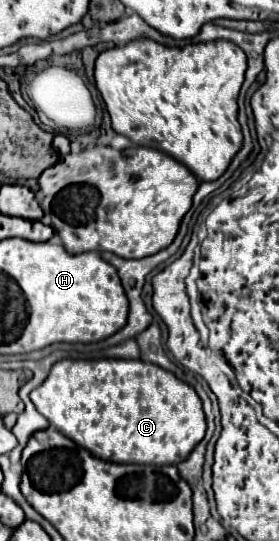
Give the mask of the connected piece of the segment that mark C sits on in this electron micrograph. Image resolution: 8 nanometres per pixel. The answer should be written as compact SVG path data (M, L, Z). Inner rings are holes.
M60 360L52 366L44 384L32 390L30 400L56 430L74 440L78 446L90 450L94 456L110 462L156 466L180 464L206 434L206 416L196 390L178 380L172 372L142 360Z

